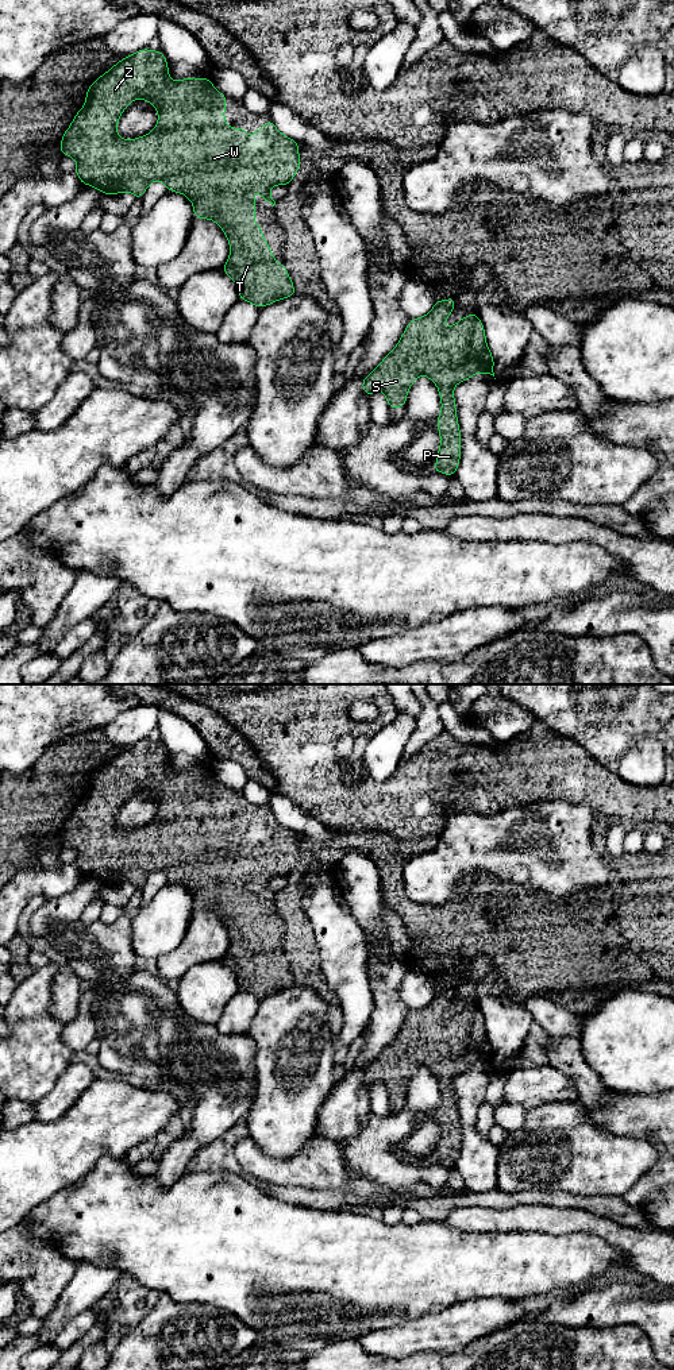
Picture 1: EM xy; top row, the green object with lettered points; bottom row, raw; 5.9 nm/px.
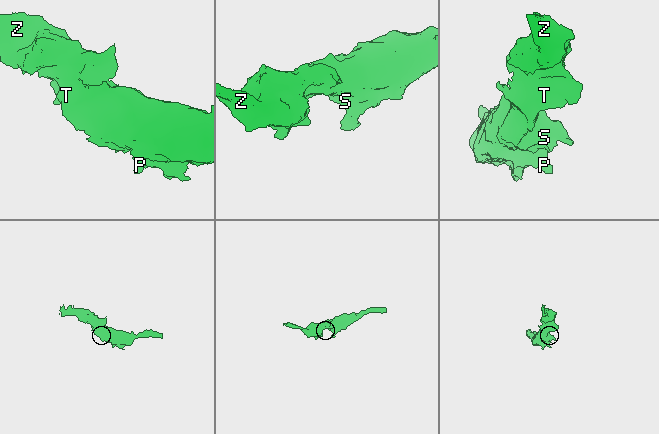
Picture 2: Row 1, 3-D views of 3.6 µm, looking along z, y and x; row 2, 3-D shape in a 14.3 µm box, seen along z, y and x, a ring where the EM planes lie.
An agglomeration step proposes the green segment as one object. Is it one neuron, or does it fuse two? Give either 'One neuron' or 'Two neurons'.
One neuron

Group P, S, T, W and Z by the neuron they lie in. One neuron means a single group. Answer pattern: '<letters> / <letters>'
P S T W Z

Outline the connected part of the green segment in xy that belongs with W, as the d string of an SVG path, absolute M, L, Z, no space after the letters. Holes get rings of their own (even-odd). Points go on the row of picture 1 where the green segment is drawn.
M142 49L124 57L86 89L85 105L65 131L59 150L63 155L77 161L74 173L80 181L104 194L113 196L130 192L139 200L153 181L162 181L169 192L185 194L193 204L196 219L211 219L226 234L231 252L223 271L235 281L239 298L261 309L274 301L292 297L296 292L286 269L273 258L267 242L262 238L262 225L254 224L254 192L259 190L265 201L273 207L276 205L276 201L270 197L270 188L274 185L288 186L293 180L301 163L299 143L282 135L270 117L262 130L253 132L251 139L247 138L246 128L228 127L224 120L227 100L228 97L222 94L208 77L172 81L167 61L161 50ZM136 99L145 99L157 108L158 123L150 134L124 140L118 135L116 124L126 107Z

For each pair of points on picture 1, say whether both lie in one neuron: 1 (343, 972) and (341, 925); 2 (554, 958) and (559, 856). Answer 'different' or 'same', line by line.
1: same
2: different

